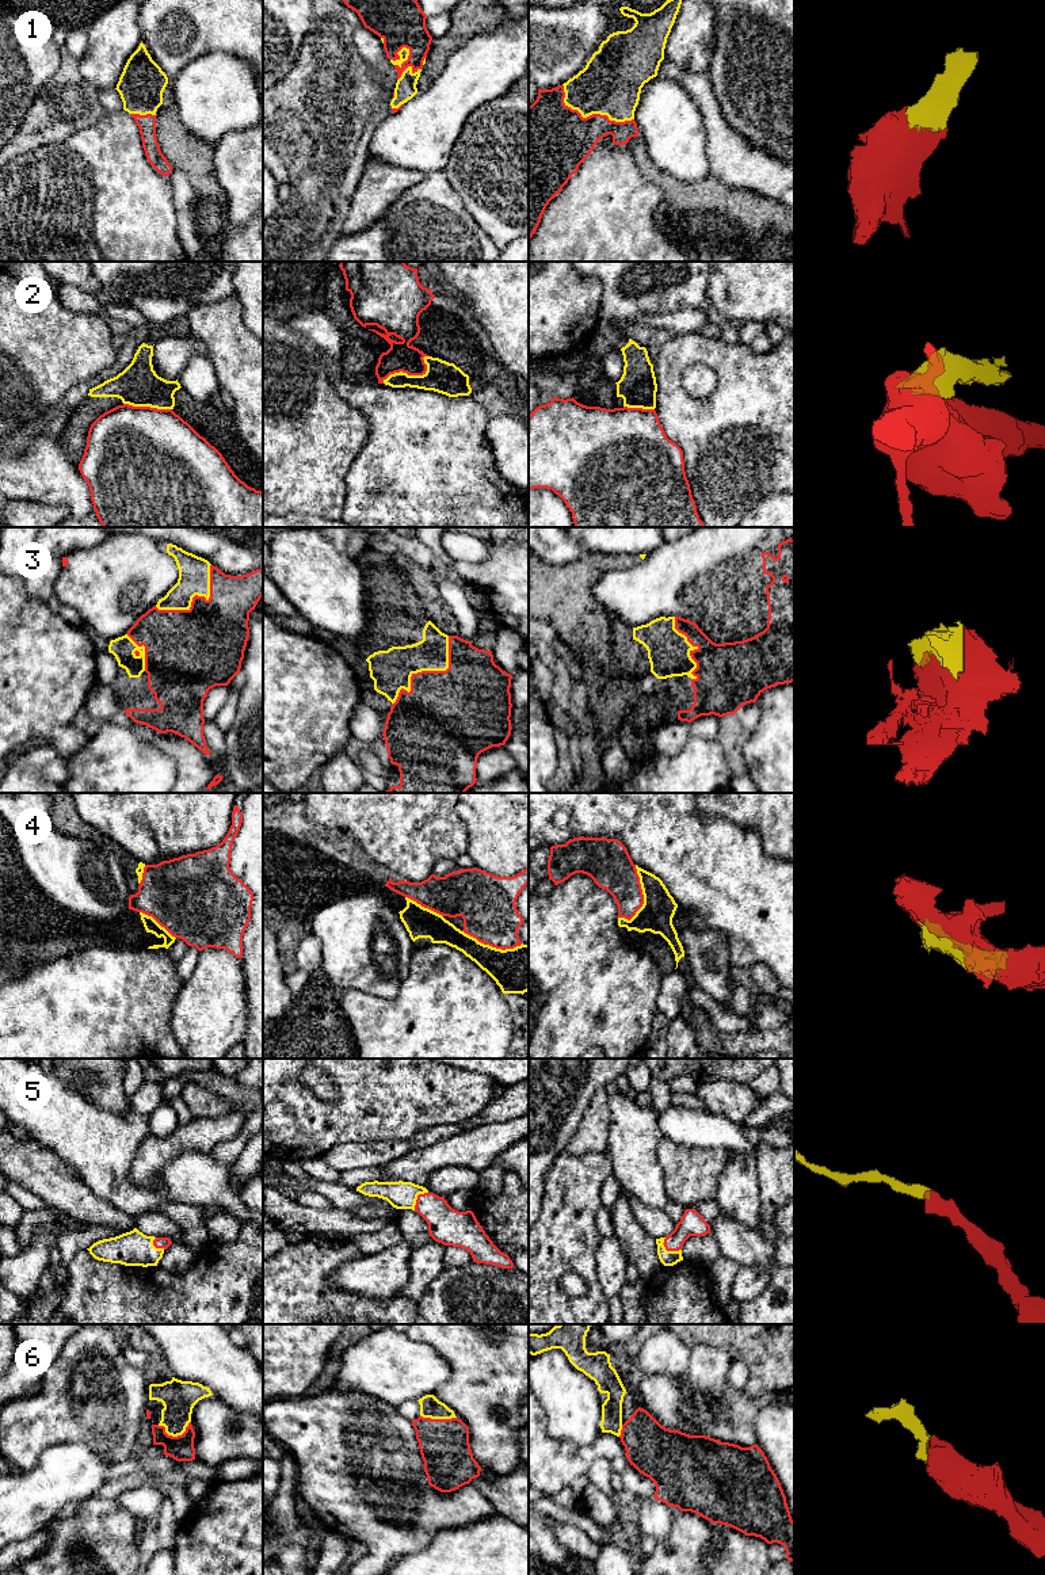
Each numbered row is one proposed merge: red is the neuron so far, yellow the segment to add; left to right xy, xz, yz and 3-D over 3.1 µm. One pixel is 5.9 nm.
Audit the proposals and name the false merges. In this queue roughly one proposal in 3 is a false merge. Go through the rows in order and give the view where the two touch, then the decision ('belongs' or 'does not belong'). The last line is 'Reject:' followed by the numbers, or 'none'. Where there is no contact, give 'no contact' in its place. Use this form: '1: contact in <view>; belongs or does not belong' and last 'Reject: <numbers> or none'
1: contact in yz; belongs
2: contact in xz; does not belong
3: contact in xz; does not belong
4: contact in yz; belongs
5: contact in yz; belongs
6: contact in xy; belongs
Reject: 2, 3

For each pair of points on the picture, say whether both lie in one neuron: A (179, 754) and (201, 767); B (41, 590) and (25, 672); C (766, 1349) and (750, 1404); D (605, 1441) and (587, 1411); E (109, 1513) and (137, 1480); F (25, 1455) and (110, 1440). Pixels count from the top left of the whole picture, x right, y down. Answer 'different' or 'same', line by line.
A: same
B: different
C: different
D: different
E: different
F: same

